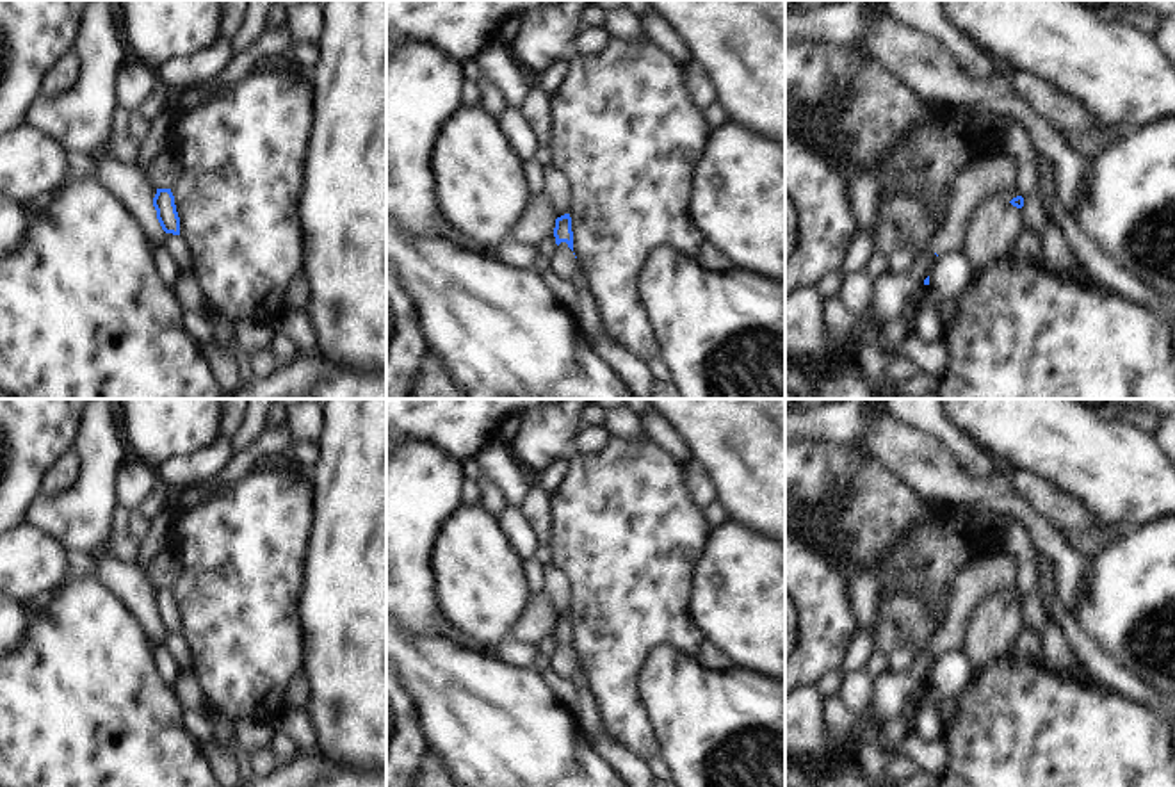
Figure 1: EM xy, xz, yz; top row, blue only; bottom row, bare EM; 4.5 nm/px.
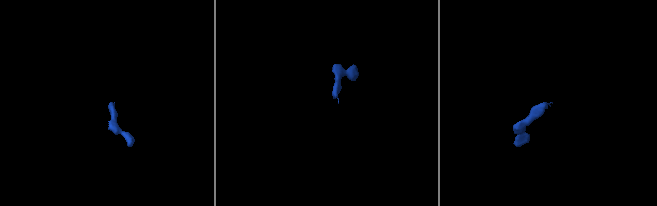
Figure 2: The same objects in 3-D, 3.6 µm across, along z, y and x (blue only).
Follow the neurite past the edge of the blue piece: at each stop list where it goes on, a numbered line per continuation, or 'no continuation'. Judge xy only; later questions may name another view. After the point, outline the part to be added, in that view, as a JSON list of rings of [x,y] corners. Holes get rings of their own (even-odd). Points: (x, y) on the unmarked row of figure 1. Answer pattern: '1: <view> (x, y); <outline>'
no continuation

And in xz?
1: xz (563, 661); [[[561,641],[555,652],[548,657],[548,668],[563,678],[570,678],[580,669],[580,661],[566,641]]]

